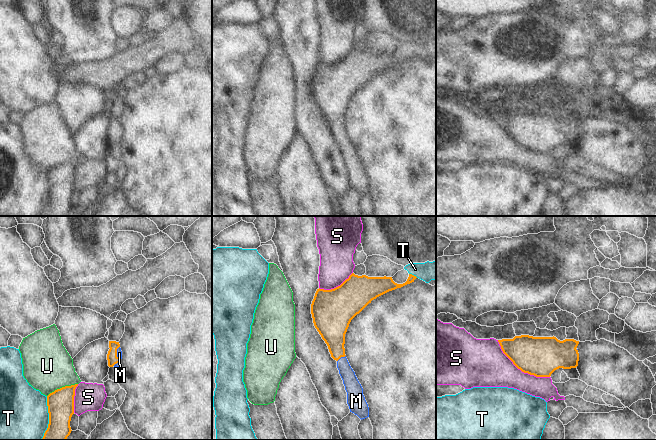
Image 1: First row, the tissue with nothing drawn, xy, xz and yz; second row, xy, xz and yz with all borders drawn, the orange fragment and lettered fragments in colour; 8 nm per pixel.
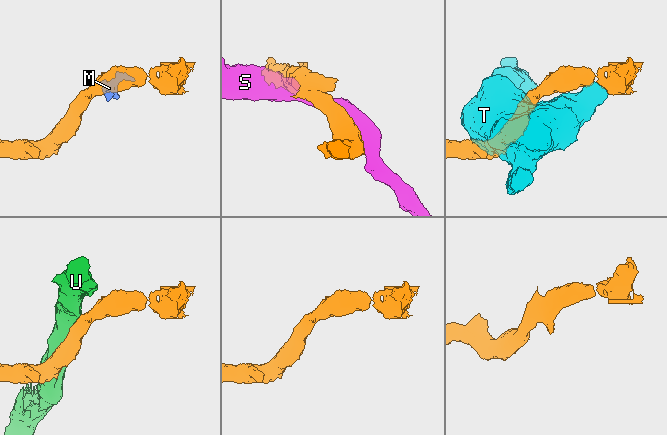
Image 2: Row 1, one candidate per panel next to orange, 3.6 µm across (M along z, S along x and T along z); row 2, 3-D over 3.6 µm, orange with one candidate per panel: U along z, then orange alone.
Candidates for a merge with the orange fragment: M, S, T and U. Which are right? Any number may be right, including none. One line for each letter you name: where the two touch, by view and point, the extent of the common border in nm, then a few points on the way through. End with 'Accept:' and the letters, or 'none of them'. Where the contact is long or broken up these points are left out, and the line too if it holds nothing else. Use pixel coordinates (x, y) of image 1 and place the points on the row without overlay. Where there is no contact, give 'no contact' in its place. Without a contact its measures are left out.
M: xz (341, 132) | 90 nm | across xz (332, 103), (336, 125), (341, 132), (342, 140), (350, 157)
Accept: M

